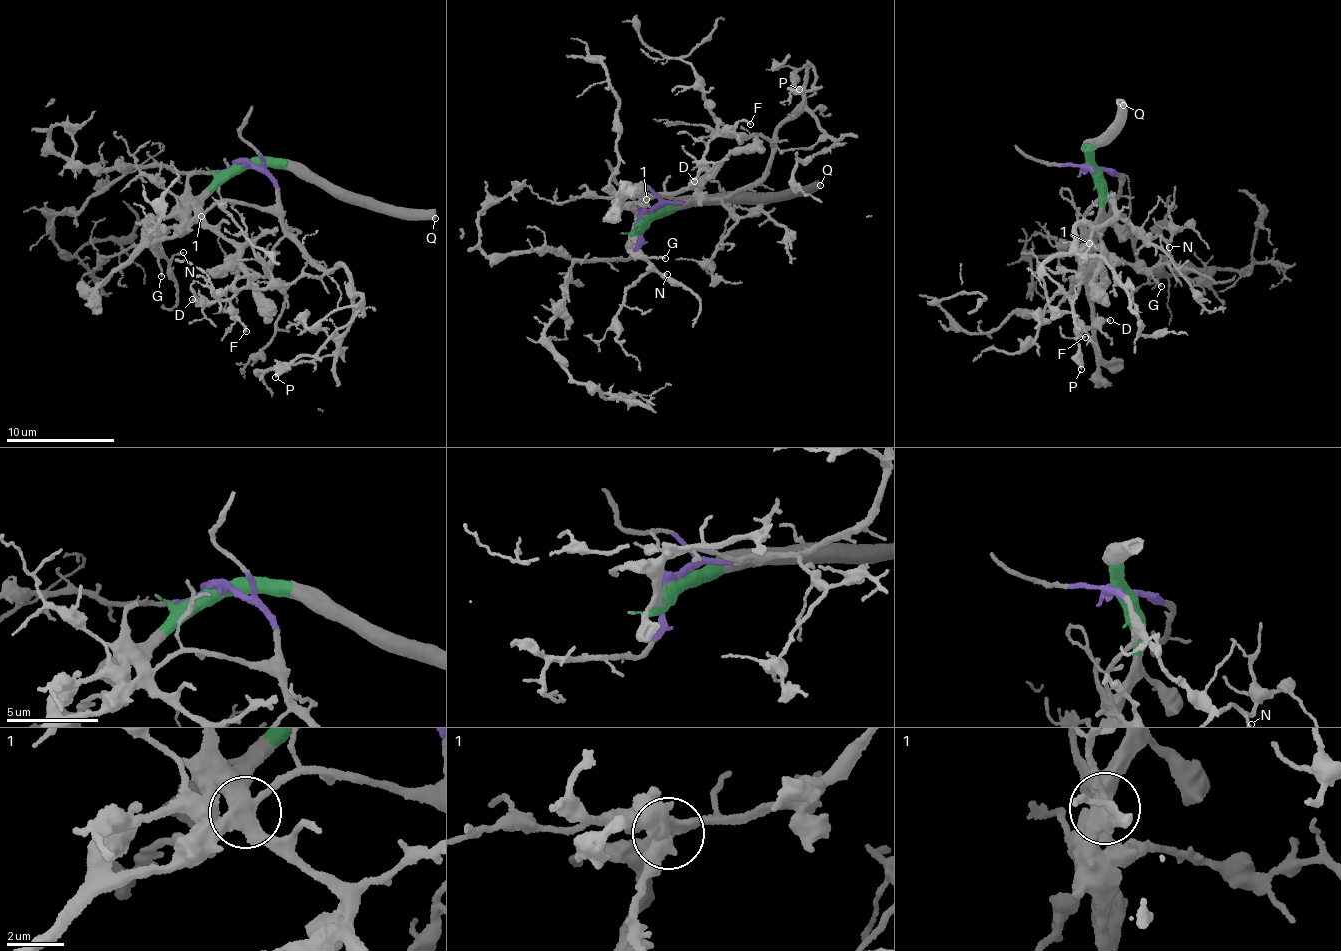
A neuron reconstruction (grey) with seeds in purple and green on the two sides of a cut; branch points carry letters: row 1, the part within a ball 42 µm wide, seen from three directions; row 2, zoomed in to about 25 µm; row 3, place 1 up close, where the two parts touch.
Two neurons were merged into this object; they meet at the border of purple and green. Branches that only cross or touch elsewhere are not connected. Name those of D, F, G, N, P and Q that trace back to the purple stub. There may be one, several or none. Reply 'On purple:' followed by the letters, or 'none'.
On purple: D, F, G, N, P

